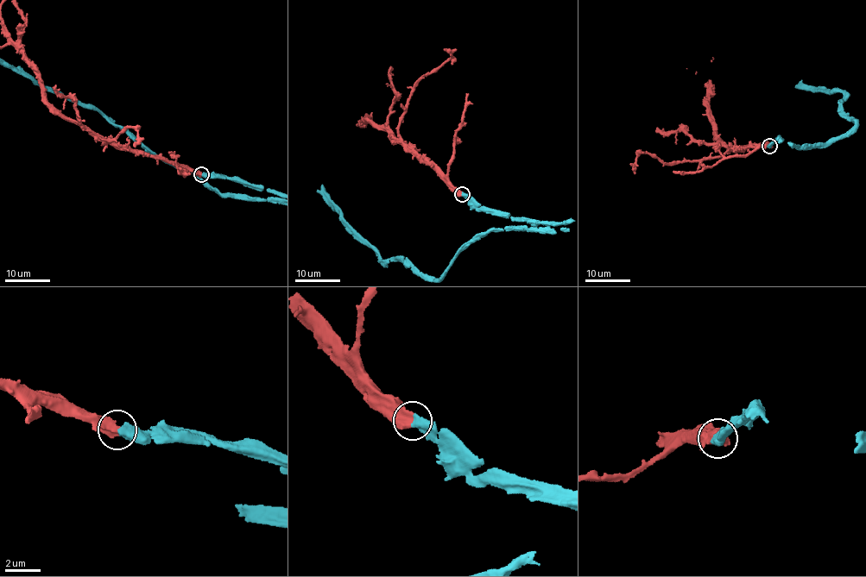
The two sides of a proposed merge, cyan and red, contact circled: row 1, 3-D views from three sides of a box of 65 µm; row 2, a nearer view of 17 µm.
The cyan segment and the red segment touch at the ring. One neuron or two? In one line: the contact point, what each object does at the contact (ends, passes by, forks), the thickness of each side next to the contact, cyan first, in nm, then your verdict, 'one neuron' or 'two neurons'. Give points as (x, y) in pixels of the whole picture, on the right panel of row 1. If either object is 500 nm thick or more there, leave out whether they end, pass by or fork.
at (769, 146); 600 nm thick on the cyan side, 750 nm on the other; one neuron

